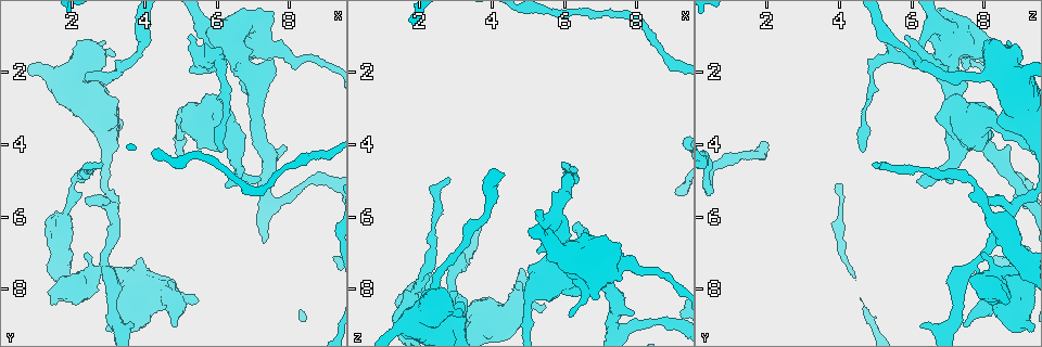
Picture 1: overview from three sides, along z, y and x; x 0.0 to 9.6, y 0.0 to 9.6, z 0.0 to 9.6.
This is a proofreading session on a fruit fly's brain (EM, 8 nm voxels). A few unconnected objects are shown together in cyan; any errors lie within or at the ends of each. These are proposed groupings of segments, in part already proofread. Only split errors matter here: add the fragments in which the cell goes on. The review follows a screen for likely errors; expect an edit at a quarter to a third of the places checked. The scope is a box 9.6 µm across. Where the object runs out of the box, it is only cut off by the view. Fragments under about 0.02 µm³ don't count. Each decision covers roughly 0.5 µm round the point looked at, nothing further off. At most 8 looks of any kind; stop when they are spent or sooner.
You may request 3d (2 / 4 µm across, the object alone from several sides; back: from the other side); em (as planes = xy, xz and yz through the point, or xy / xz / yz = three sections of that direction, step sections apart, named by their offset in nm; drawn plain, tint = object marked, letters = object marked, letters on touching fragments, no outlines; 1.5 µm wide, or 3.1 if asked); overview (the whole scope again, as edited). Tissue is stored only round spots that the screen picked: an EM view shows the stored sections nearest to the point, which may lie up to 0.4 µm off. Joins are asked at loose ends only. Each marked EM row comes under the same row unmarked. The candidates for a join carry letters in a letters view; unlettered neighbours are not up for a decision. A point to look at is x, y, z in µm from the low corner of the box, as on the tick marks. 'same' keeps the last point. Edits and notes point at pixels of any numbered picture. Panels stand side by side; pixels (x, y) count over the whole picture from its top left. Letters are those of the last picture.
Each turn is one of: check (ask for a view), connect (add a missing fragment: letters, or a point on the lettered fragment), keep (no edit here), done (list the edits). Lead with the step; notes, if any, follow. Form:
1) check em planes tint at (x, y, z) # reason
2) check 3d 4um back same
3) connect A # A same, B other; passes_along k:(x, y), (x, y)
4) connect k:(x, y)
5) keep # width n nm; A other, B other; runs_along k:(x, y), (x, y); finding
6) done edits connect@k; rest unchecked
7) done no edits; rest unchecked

check em planes letters at (6.25, 5.20, 6.30) # branch stops here

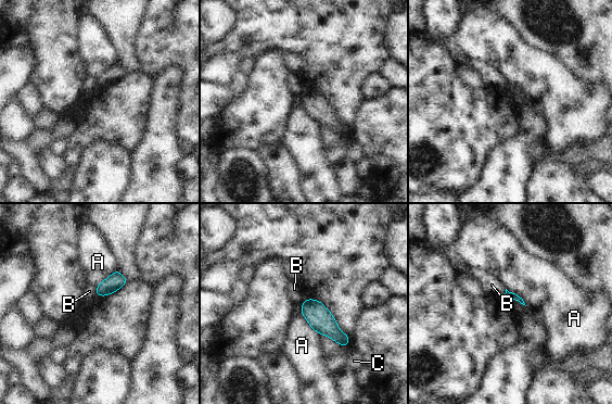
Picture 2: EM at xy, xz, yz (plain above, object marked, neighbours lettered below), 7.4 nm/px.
keep # A other, B other, C other; border 2:(300, 311), (306, 322), (319, 335); none of them fits

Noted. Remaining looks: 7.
check 3d 2um at (5.20, 0.95, 5.85) # an open end

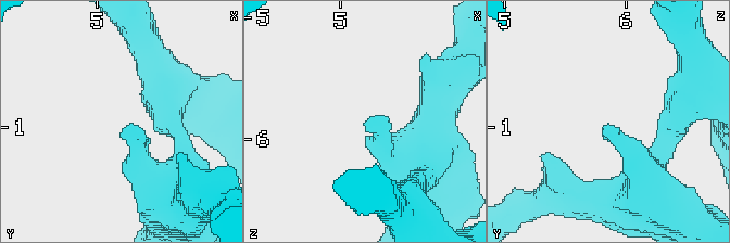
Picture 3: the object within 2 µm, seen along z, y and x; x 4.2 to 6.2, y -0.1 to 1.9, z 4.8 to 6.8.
check em planes tint at (5.28, 0.96, 5.84)

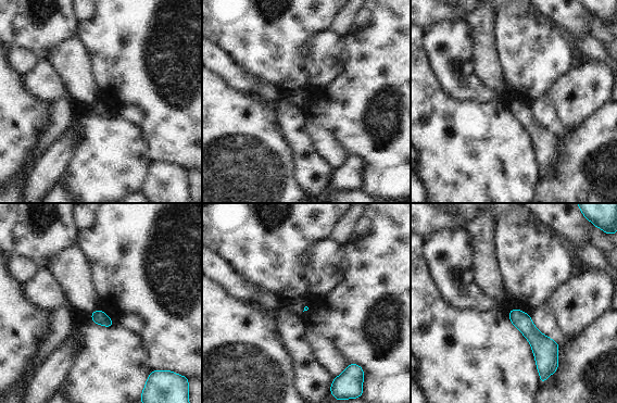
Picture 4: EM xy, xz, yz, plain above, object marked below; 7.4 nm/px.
check em planes letters same

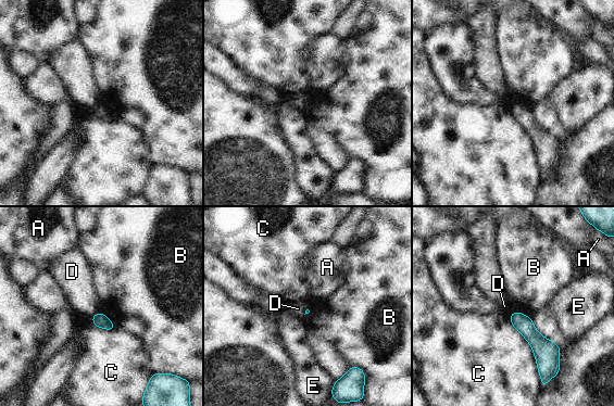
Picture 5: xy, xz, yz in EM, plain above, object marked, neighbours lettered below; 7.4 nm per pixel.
keep # A other, B other, C other, D other, E other; runs_along 5:(513, 316), (544, 350), (550, 366); no lettered fragment goes on from it

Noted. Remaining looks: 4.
check 3d 4um at (2.80, 4.60, 5.00) # end of a long branch

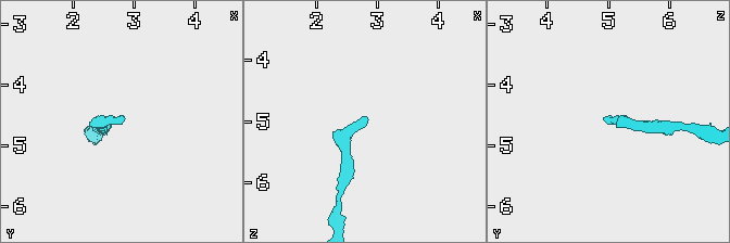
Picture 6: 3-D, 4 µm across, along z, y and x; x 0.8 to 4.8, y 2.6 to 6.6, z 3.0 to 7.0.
check em 3.1um planes letters at (2.85, 4.50, 5.00)

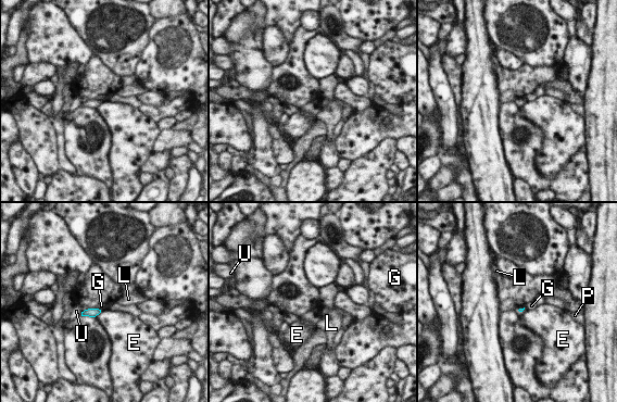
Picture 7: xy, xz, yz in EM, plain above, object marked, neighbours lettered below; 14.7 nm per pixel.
keep # E other, G other, L other, P other, U other; border 7:(102, 310), (96, 316); no lettered fragment goes on from it

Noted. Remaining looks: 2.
done no edits; rest unchecked

